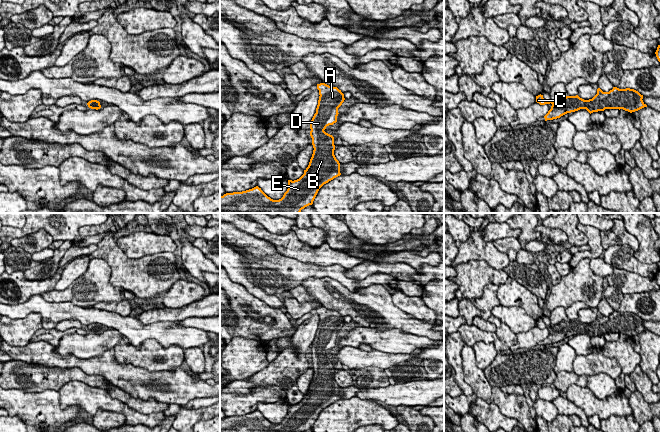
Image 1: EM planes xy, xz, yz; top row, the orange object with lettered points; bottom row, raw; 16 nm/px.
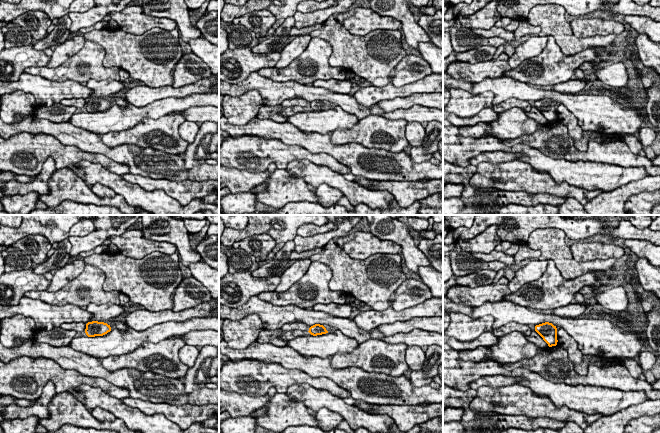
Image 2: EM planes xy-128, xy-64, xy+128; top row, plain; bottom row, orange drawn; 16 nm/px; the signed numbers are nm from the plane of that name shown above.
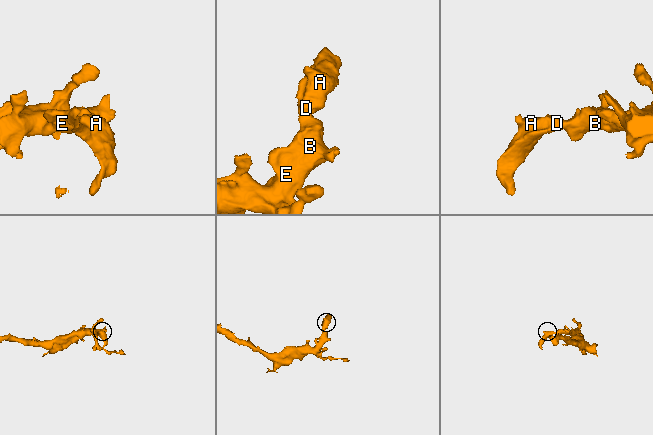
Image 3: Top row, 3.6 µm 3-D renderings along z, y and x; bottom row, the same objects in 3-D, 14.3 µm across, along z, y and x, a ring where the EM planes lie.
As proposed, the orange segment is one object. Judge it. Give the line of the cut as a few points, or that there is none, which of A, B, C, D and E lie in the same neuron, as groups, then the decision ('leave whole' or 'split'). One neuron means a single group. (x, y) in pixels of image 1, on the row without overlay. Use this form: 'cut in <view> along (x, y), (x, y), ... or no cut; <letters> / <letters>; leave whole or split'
no cut; A B C D E; leave whole

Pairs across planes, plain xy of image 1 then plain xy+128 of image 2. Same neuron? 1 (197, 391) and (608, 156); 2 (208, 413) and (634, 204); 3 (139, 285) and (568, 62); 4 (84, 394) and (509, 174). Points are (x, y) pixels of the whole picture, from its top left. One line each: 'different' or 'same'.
1: same
2: same
3: different
4: same

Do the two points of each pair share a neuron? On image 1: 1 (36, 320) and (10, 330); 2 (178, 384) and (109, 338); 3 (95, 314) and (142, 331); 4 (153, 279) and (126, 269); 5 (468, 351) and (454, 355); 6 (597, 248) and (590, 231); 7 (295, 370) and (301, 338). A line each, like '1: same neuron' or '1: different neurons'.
1: same neuron
2: different neurons
3: same neuron
4: same neuron
5: different neurons
6: same neuron
7: same neuron

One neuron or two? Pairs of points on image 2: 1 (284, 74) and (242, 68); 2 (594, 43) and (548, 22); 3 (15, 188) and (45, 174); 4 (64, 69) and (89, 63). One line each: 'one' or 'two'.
1: two
2: one
3: one
4: one

